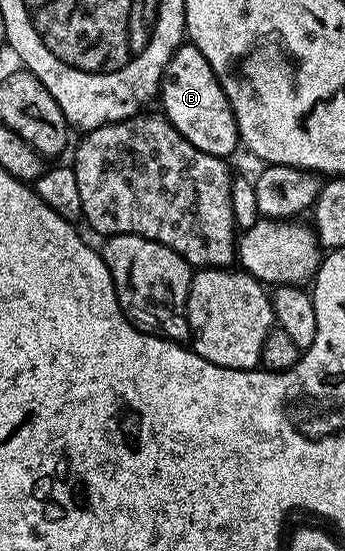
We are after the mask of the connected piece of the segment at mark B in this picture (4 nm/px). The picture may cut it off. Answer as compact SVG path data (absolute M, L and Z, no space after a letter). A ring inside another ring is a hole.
M193 44L179 46L172 56L162 78L161 102L161 113L174 125L176 132L196 144L200 152L229 159L230 153L239 149L238 125L228 104L228 96L224 96L224 88L220 88L220 80L216 72L212 72L212 64L204 60L204 52L197 50Z

